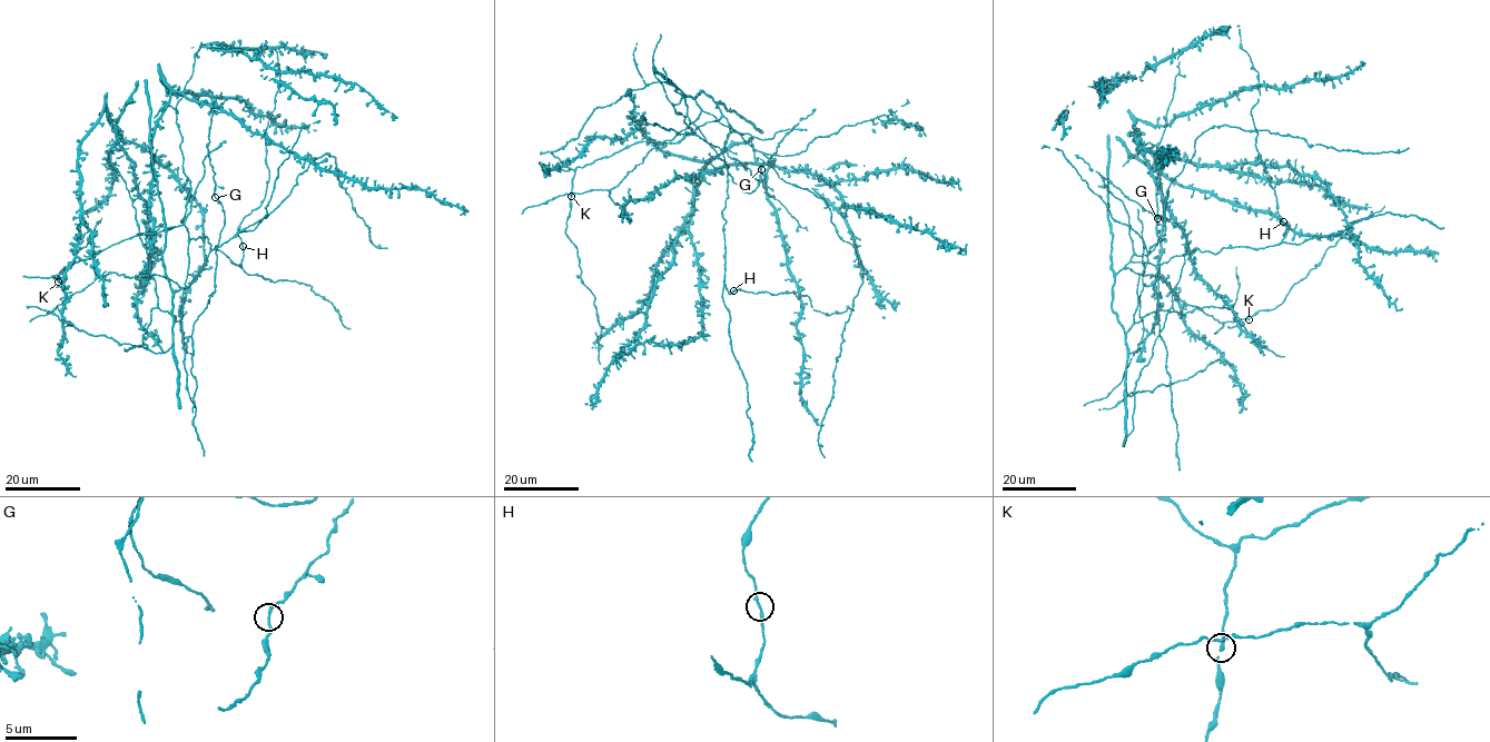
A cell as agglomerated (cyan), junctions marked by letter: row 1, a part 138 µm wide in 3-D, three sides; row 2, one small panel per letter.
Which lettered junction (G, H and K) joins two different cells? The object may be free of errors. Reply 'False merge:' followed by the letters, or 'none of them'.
False merge: none of them

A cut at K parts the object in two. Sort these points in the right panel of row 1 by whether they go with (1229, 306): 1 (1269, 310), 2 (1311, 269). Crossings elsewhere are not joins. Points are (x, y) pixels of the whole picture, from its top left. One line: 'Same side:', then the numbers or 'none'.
Same side: none

